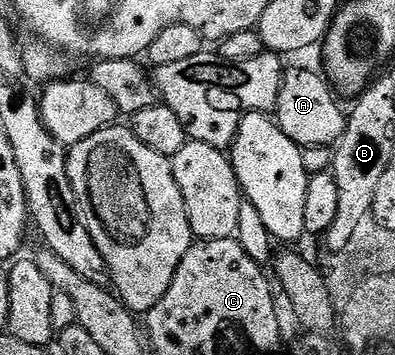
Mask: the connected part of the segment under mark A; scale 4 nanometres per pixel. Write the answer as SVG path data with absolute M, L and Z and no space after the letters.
M296 66L285 69L284 78L280 82L280 91L274 117L276 125L290 136L299 146L330 146L335 147L348 123L345 107L336 103L337 95L323 73L315 74L312 70L303 70Z

